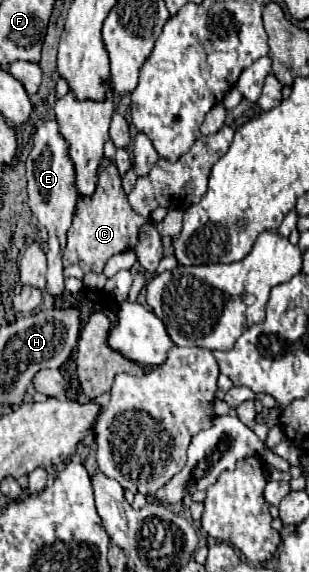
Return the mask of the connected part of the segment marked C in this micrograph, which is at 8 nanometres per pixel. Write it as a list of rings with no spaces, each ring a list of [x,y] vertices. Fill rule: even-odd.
[[[104,157],[100,167],[98,167],[96,191],[90,197],[80,195],[76,201],[76,213],[74,213],[72,227],[68,229],[68,245],[66,245],[64,257],[62,257],[64,267],[78,263],[86,271],[100,273],[112,255],[122,253],[130,247],[136,249],[138,233],[140,233],[140,227],[144,227],[144,225],[156,227],[156,231],[160,233],[160,239],[162,239],[162,255],[170,257],[172,255],[172,237],[176,237],[180,233],[180,227],[182,227],[182,211],[172,207],[162,221],[154,221],[152,217],[138,215],[128,203],[128,197],[122,189],[120,173],[118,173],[116,165]]]

